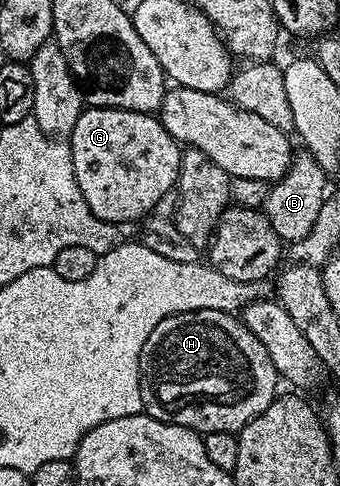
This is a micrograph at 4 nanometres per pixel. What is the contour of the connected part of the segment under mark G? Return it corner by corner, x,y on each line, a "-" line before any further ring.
86,106
75,129
67,137
69,156
75,169
75,181
95,217
109,223
126,225
132,219
144,220
163,196
174,190
179,173
182,148
172,139
160,118
143,111
124,111
114,107

